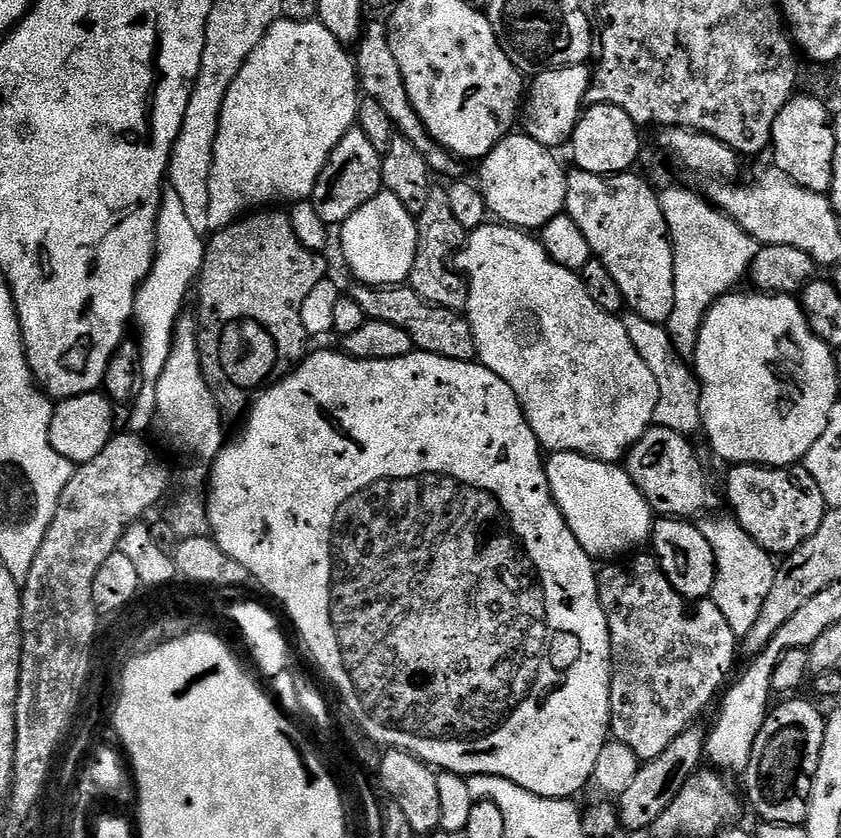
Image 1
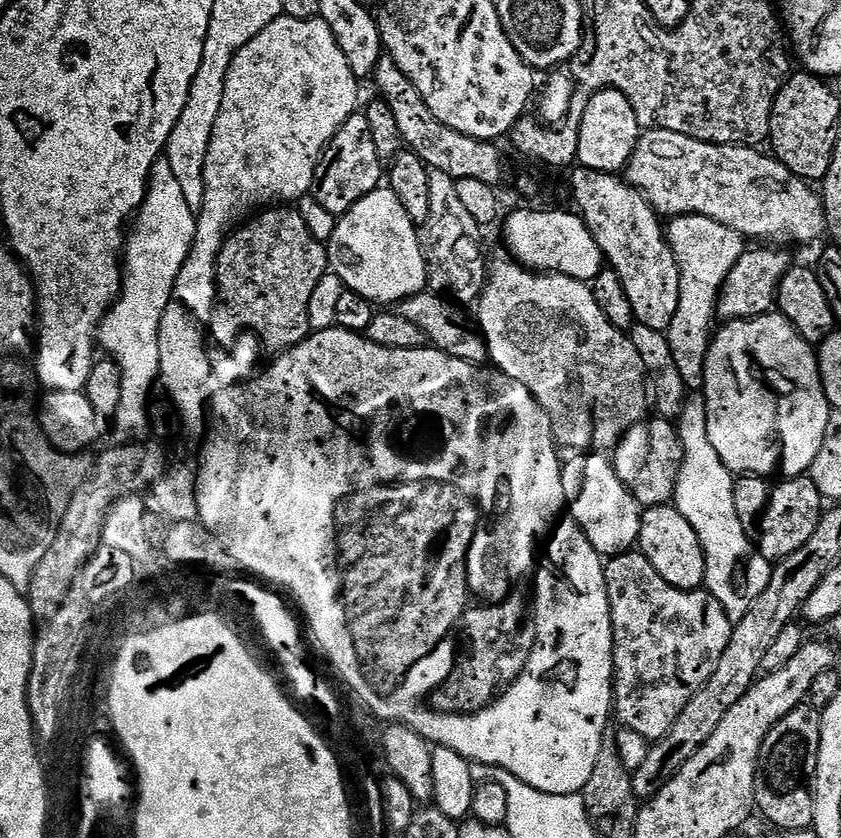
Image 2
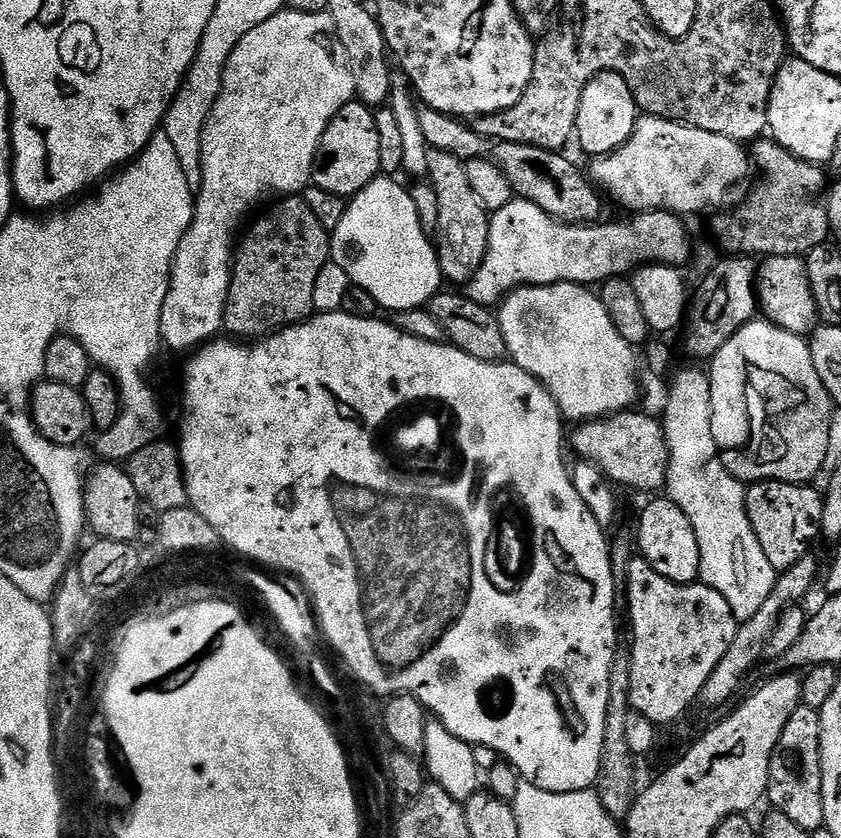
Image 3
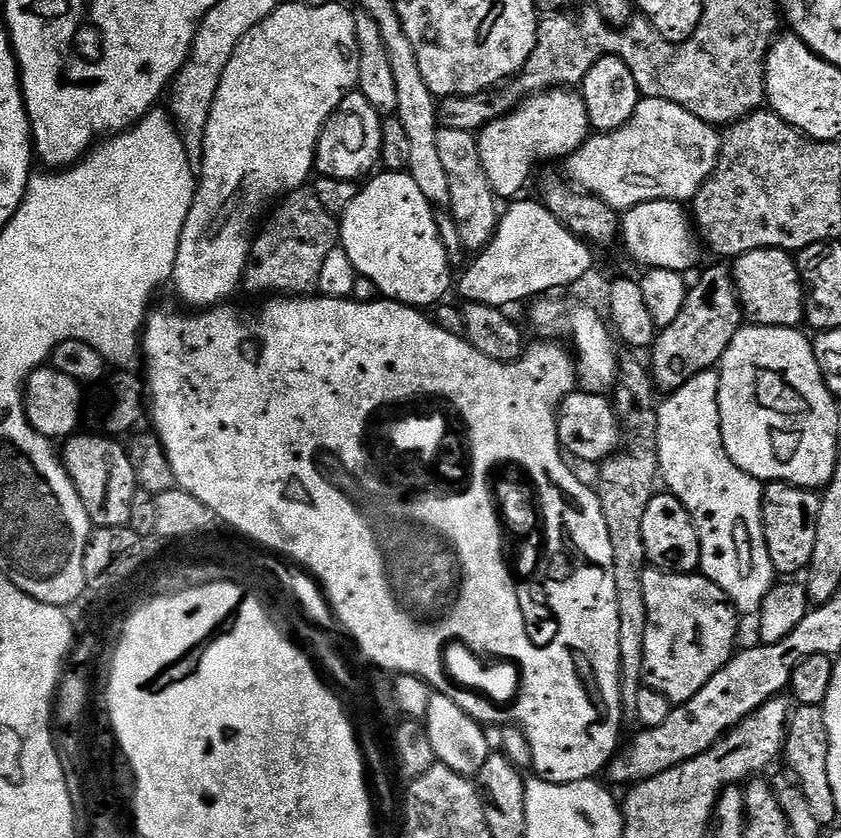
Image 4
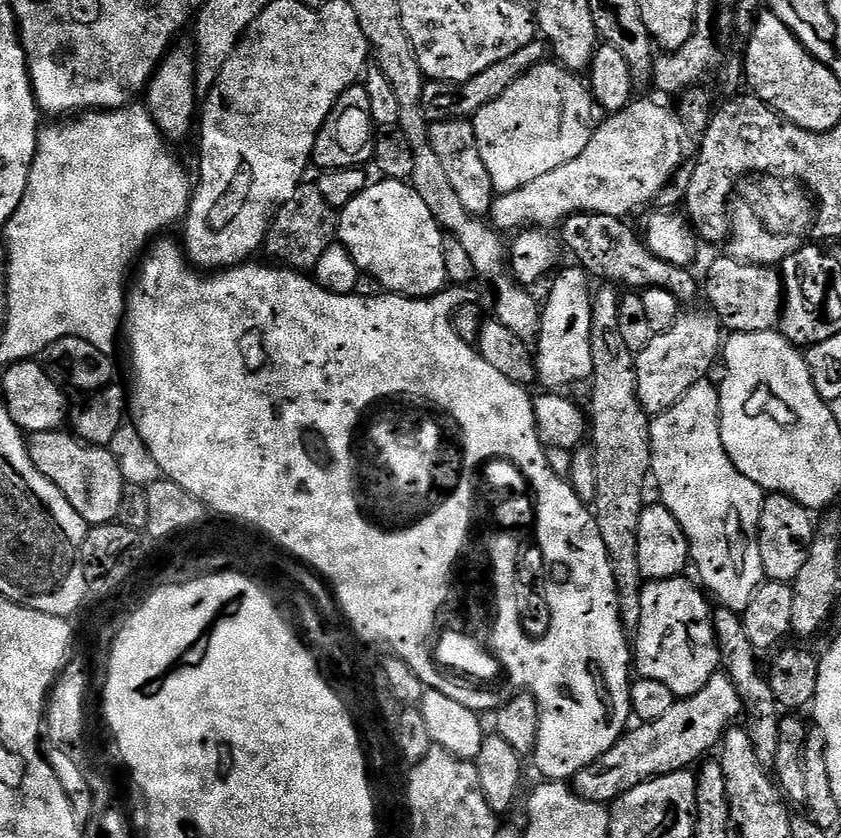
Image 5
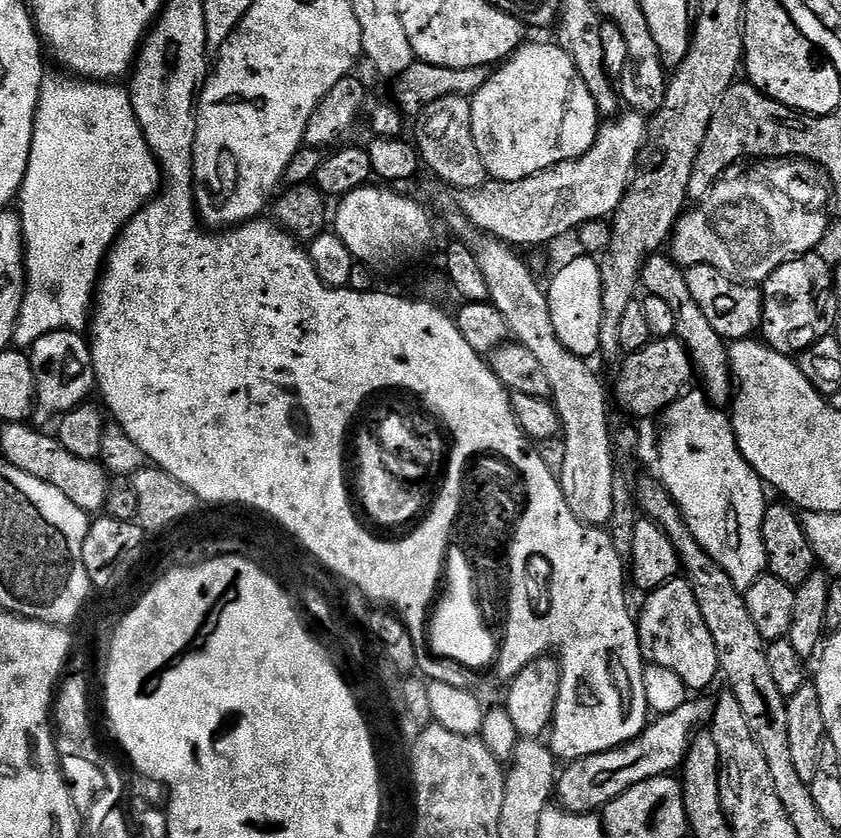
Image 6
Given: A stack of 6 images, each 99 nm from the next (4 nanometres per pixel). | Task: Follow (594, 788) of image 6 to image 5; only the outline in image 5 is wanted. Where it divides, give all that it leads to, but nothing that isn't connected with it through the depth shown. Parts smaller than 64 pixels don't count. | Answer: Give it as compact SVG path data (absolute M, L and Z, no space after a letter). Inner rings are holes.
M717 670L705 688L698 690L698 694L693 696L677 699L670 706L670 710L666 711L664 717L637 723L636 729L633 727L631 730L625 731L619 742L610 746L610 750L606 750L606 754L602 754L594 762L590 762L590 766L578 770L578 774L573 776L570 781L571 787L584 800L605 806L611 805L613 800L626 794L626 790L634 790L634 786L638 786L642 782L653 780L655 776L665 776L671 772L691 769L697 762L703 761L711 753L708 751L712 747L715 749L723 741L724 733L733 727L739 721L736 719L741 719L741 716L742 705L735 682L728 677L727 672Z

